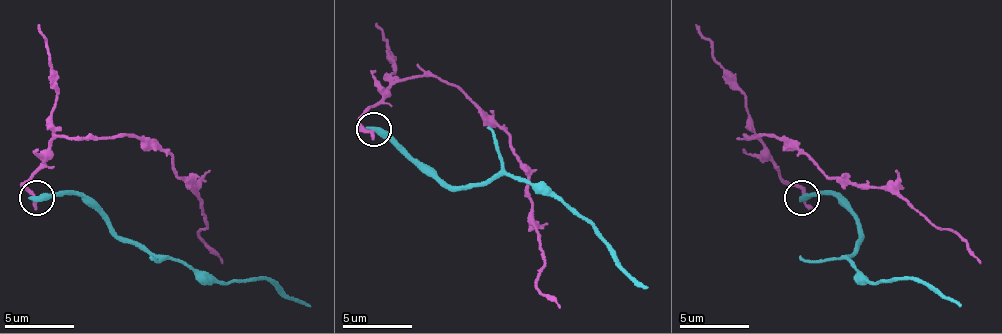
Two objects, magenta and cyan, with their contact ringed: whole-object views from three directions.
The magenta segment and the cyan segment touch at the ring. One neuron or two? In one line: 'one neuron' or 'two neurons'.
two neurons

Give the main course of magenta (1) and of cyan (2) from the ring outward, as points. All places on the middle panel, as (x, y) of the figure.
1: (371, 128), (361, 118), (402, 80), (441, 76), (489, 118), (520, 163), (545, 260), (538, 288), (559, 309)
2: (375, 128), (388, 132), (444, 184), (461, 187), (496, 177), (520, 177), (559, 198), (649, 288)

